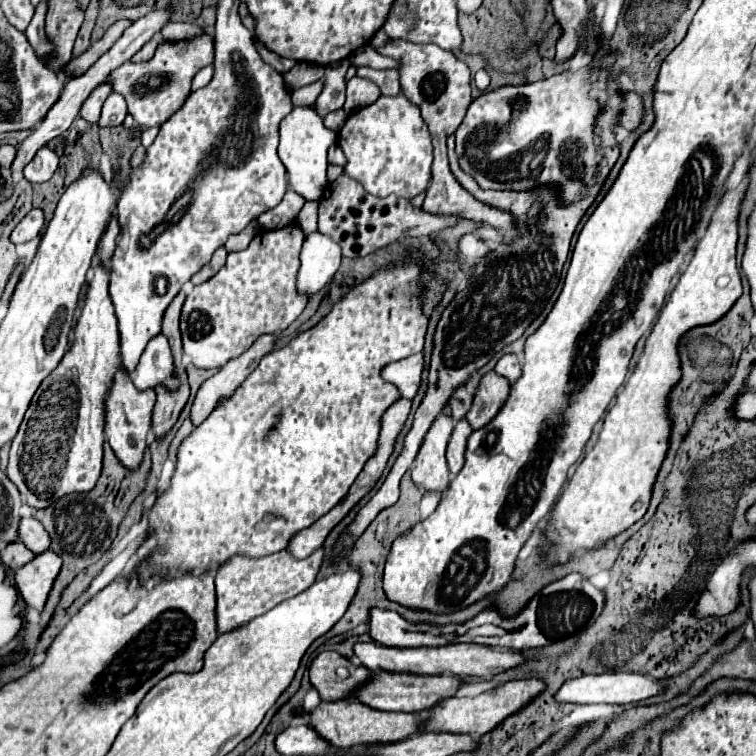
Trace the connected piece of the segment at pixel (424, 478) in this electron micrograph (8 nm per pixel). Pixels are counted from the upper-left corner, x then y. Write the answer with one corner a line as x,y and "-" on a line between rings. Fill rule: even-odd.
439,413
423,437
421,449
413,461
413,483
423,485
427,491
445,491
451,477
445,461
445,447
451,437
455,419

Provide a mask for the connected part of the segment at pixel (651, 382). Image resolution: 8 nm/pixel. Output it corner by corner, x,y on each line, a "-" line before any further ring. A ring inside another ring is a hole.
745,177
737,189
727,191
721,197
721,203
707,227
705,237
695,247
693,259
689,261
687,269
681,273
679,283
675,285
667,305
663,307
659,319
655,321
655,325
651,329
651,335
647,337
645,351
637,363
635,373
619,391
615,405
611,407
611,411
605,417
605,425
603,425
603,431
601,431
597,443
583,457
575,475
569,479
559,503
555,505
553,517
547,527
547,539
549,539
549,543
557,545
557,553
555,553
557,563
565,563
577,549
593,549
597,541
605,541
609,537
615,537
617,533
625,531
627,527
631,527
635,521
639,521
645,515
645,511
649,507
649,499
651,499
651,487
653,487
655,475
661,467
661,461
665,457
667,441
669,441
669,419
667,419
665,403
667,403
669,389
679,381
679,375
681,375
679,373
679,357
677,357
677,341
685,333
685,329
697,327
697,325
707,325
709,321
721,319
731,309
731,305
737,301
737,297
741,295
741,277
739,277
739,271
735,265
735,245
737,245
739,203
743,199
747,183
749,183
749,179

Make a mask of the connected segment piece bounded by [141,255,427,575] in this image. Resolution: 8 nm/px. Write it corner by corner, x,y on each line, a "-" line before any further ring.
413,255
413,259
405,267
389,265
385,269
377,271
365,283
353,287
343,297
343,301
339,305
335,305
333,311
325,319
321,319
315,327
299,333
289,345
269,353
257,365
257,369
235,389
235,393
231,397
223,397
219,401
219,405
213,409
213,413
201,425
197,425
189,433
189,437
183,439
183,443
179,445
179,451
177,451
177,467
175,467
175,473
171,477
171,485
169,485
167,491
157,495
155,503
149,509
147,533
149,533
149,541
153,543
153,547
141,559
141,563
147,567
147,571
153,571
157,575
169,575
171,571
183,571
183,573
209,571
211,567
221,567
223,563
227,563
235,555
265,557
265,555
283,551
287,547
289,539
299,529
305,529
311,523
315,523
321,515
325,515
329,509
333,509
347,495
351,483
355,481
355,477
363,469
365,461
369,459
369,455
373,455
373,451
377,447
377,429
379,429
381,413
399,397
397,387
387,383
387,381
383,381
379,377
379,371
387,363
397,361
397,359
405,359
405,357
411,357
411,355
417,355
423,349
425,331
427,331
427,317
421,313
421,303
417,299
417,293
419,293
419,285
417,285
419,267
421,267
419,255

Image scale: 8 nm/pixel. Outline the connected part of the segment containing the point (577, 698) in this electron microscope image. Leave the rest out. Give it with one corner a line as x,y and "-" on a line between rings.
601,673
601,675
581,675
577,679
567,679
555,693
555,701
563,703
639,703
661,691
657,679
649,679
641,673

